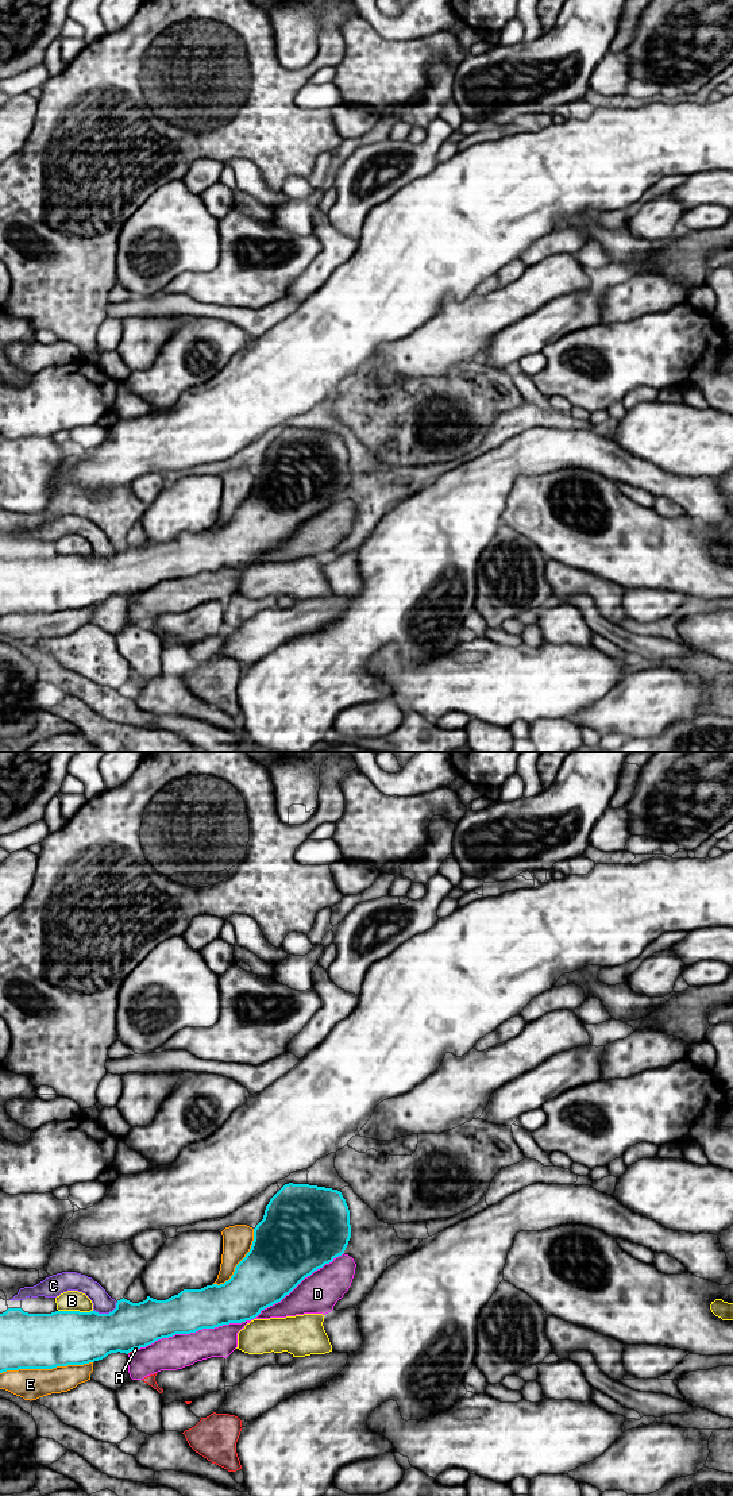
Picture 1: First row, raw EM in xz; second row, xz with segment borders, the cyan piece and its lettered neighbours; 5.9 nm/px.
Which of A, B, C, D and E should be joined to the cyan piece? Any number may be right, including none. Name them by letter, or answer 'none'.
D

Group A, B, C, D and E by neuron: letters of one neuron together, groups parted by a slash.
A C / B / D / E

